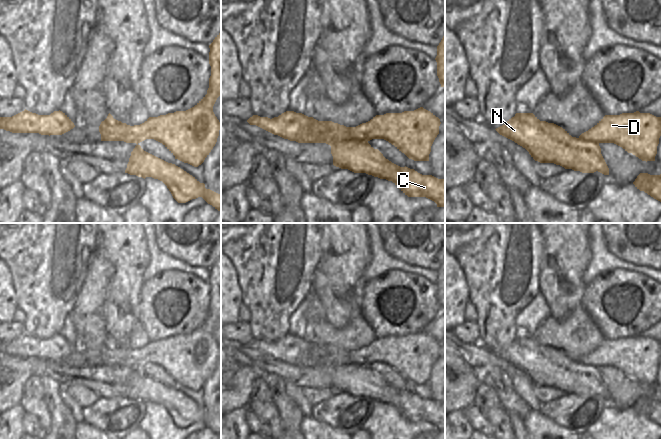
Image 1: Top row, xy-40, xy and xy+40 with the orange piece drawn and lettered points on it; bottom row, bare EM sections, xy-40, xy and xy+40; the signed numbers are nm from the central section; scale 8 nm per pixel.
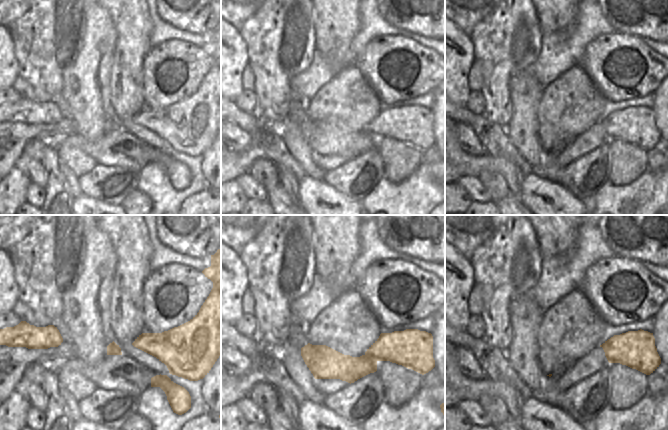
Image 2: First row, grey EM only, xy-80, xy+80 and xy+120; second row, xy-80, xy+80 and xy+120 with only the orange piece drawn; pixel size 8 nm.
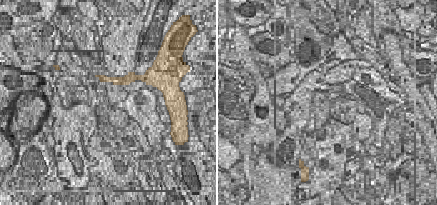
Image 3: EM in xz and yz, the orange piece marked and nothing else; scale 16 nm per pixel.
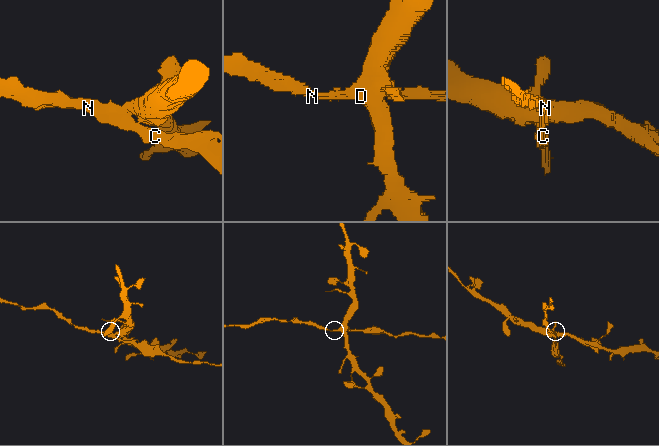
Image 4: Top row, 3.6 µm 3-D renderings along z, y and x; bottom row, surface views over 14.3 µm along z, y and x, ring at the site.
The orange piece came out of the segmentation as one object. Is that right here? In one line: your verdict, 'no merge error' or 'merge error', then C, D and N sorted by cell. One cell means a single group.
merge error; groups C N / D

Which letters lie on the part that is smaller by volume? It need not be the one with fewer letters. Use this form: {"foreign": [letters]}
{"foreign": ["C", "N"]}

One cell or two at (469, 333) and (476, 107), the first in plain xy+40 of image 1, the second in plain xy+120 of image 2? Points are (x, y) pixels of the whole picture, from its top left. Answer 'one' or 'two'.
one

